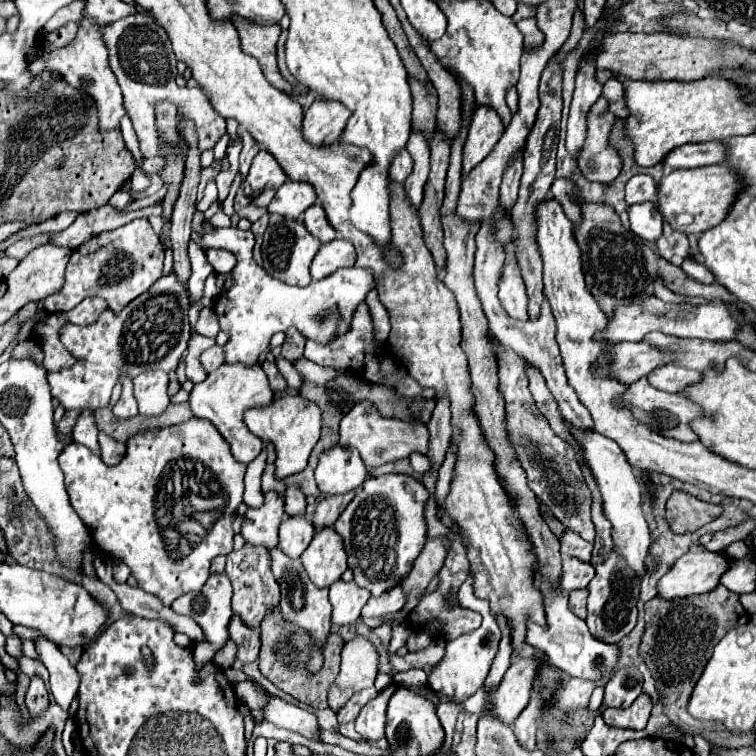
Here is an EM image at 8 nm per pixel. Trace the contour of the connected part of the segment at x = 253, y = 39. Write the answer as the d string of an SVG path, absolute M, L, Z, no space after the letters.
M232 15L232 23L238 29L240 41L242 41L242 51L256 57L264 77L268 83L272 83L276 89L290 91L290 85L282 79L278 65L276 65L276 41L280 35L278 25L262 25L250 19L242 19L240 15Z

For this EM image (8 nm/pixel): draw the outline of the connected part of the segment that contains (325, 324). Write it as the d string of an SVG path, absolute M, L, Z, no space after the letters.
M234 227L221 228L216 232L202 235L198 231L192 233L192 241L201 248L220 248L228 249L236 255L238 263L236 267L246 267L246 269L232 269L232 285L230 289L222 291L214 303L214 311L218 315L220 321L220 329L228 333L228 343L224 345L224 359L228 365L244 365L244 367L252 367L256 363L260 363L260 355L266 353L270 339L274 333L278 331L288 331L290 327L298 329L306 339L316 341L320 345L328 345L334 339L342 337L346 331L350 331L352 327L352 319L354 313L358 309L358 305L366 299L366 295L376 287L376 281L372 277L372 271L368 269L360 269L360 267L346 267L336 271L334 275L328 275L322 281L312 281L308 287L292 287L286 283L280 283L276 279L272 279L254 259L252 259L252 251L254 251L254 233L252 231L242 231L242 229L234 229Z

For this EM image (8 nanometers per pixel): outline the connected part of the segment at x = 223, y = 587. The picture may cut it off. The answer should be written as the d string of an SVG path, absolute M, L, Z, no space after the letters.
M222 573L222 575L210 575L210 579L200 591L182 595L172 603L172 609L176 613L190 615L192 619L196 619L196 623L200 623L200 627L204 627L204 641L196 644L193 651L196 670L200 670L205 663L212 661L218 649L224 647L228 641L228 623L232 617L230 597L232 597L232 585L230 585L230 579Z

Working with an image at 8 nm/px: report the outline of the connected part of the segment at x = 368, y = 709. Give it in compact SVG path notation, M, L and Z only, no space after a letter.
M398 683L388 685L384 691L378 693L378 697L368 701L360 709L360 713L356 717L356 731L360 733L362 739L366 739L370 743L376 743L378 739L384 737L384 723L386 723L388 701L394 695L394 691L402 689L402 687L406 687L406 685L398 685Z

